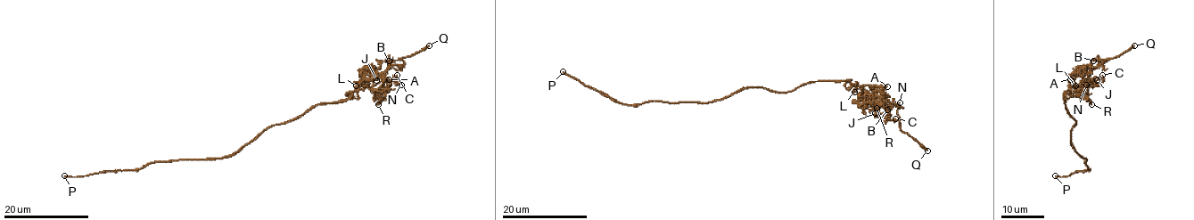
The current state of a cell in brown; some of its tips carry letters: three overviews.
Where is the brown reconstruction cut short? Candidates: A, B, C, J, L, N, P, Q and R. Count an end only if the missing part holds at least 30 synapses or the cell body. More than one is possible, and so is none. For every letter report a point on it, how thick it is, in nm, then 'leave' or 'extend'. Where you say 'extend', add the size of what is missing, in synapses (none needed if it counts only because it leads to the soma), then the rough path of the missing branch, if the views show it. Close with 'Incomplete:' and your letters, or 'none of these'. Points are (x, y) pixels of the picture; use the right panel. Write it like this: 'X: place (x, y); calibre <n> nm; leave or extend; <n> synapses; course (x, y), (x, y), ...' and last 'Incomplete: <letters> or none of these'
A: place (1070, 79); calibre 440 nm; leave
B: place (1093, 61); calibre 150 nm; leave
C: place (1102, 75); calibre 110 nm; leave
J: place (1097, 80); calibre 300 nm; leave
L: place (1075, 85); calibre 180 nm; leave
N: place (1086, 85); calibre 200 nm; leave
P: place (1055, 175); calibre 260 nm; leave
Q: place (1134, 45); calibre 300 nm; extend; 110 synapses; course (1134, 45), (1145, 45), (1150, 52), (1129, 47)
R: place (1091, 104); calibre 360 nm; leave
Incomplete: Q

